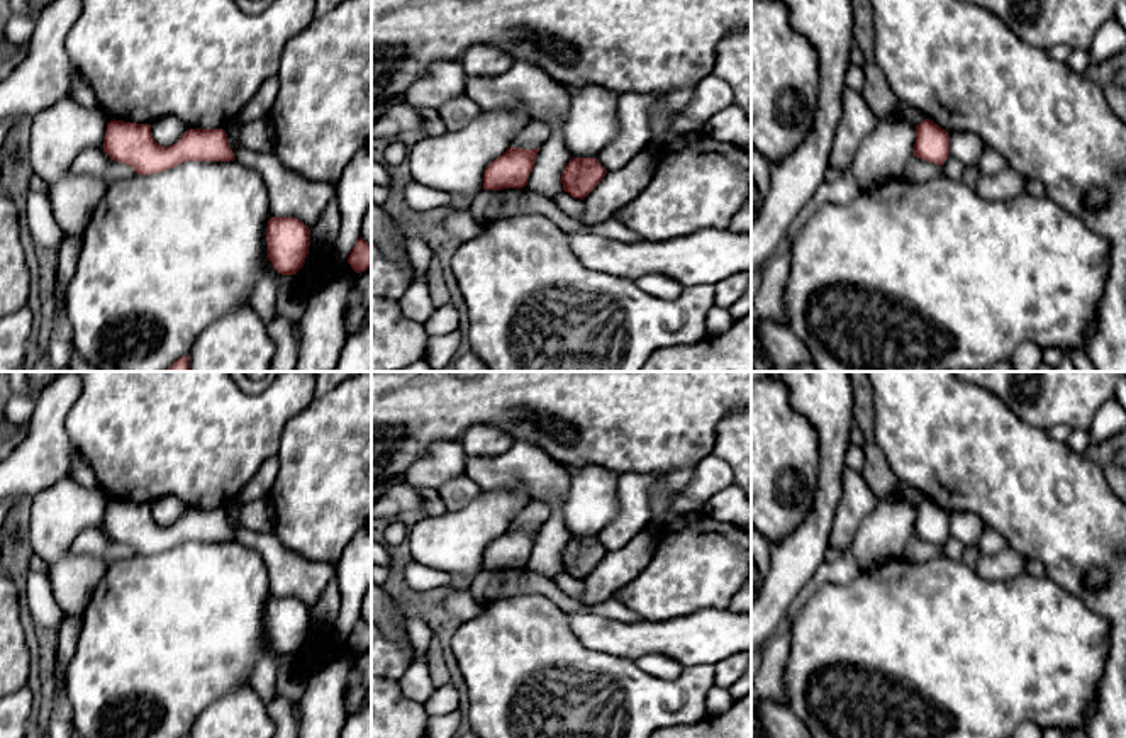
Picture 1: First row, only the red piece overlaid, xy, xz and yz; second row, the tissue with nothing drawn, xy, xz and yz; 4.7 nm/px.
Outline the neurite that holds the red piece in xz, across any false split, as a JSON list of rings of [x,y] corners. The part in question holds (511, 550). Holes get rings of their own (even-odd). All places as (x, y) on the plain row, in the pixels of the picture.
[[[510,528],[493,540],[483,555],[483,570],[522,568],[527,565],[539,528]]]

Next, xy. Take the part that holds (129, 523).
[[[110,500],[103,519],[105,533],[134,548],[137,555],[154,555],[187,541],[234,541],[224,509],[188,509],[171,526],[154,521],[151,504]]]

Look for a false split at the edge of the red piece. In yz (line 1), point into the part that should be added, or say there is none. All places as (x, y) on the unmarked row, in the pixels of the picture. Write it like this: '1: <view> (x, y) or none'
1: none

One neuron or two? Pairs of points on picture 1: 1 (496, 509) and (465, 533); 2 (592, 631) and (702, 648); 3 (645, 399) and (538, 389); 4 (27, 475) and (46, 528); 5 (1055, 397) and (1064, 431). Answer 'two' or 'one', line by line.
1: one
2: one
3: one
4: two
5: two

